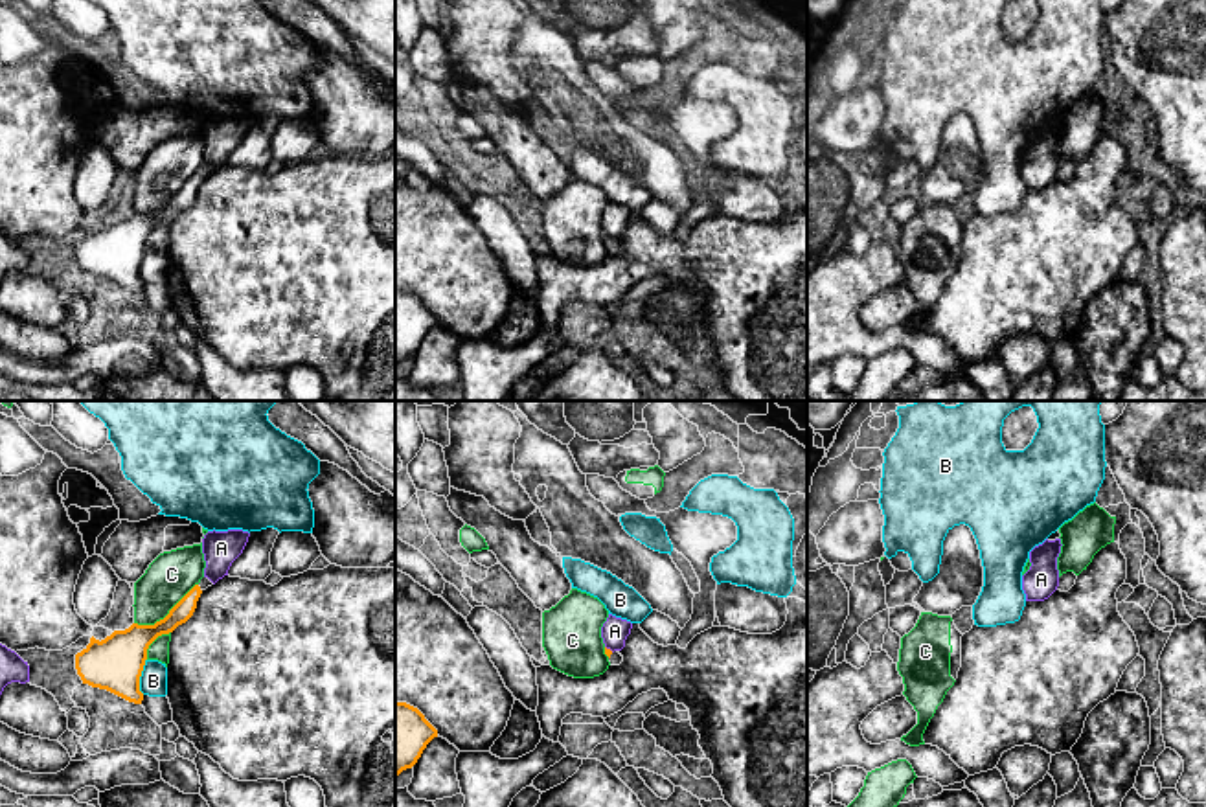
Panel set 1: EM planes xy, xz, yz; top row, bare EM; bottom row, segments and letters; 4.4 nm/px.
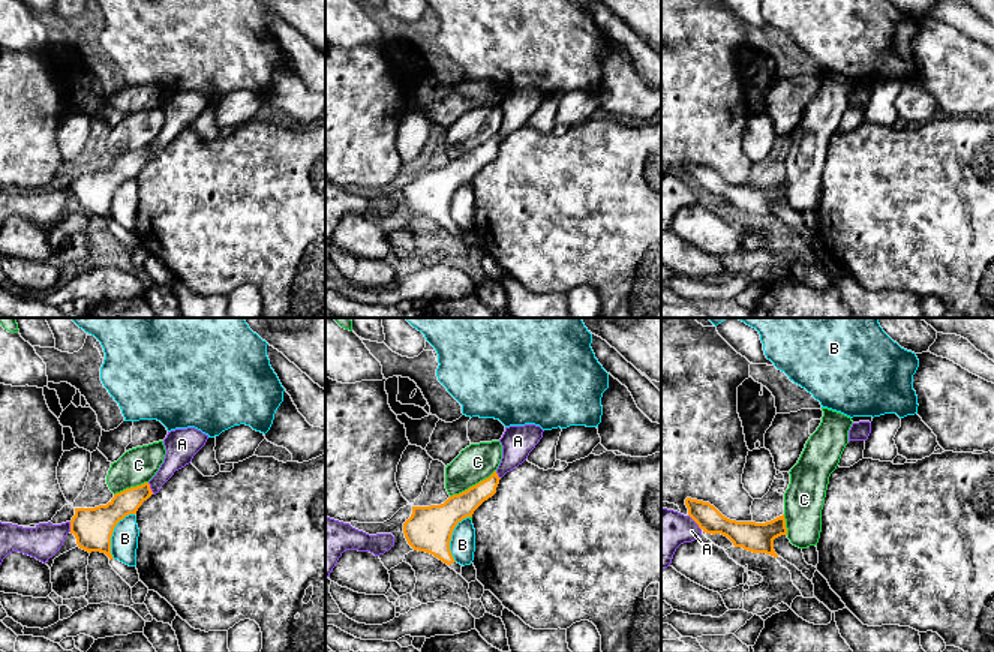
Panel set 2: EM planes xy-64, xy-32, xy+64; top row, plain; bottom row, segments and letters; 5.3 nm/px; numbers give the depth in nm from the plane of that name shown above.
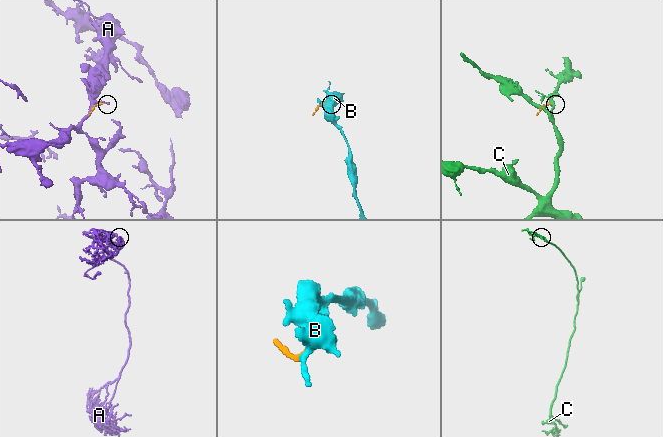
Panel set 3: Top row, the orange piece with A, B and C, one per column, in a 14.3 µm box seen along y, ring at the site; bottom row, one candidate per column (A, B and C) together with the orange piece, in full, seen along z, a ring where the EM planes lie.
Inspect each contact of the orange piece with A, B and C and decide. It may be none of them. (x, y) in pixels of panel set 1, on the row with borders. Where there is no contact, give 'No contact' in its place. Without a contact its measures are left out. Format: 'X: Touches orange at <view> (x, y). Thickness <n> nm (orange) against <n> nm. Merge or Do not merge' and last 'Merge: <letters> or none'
A: Touches orange at xz (609, 649). Thickness 30 nm (orange) against 120 nm. Do not merge
B: Touches orange at xy (140, 675). Thickness 240 nm (orange) against 120 nm. Do not merge
C: Touches orange at xy (168, 614). Thickness 190 nm (orange) against 200 nm. Do not merge
Merge: none

